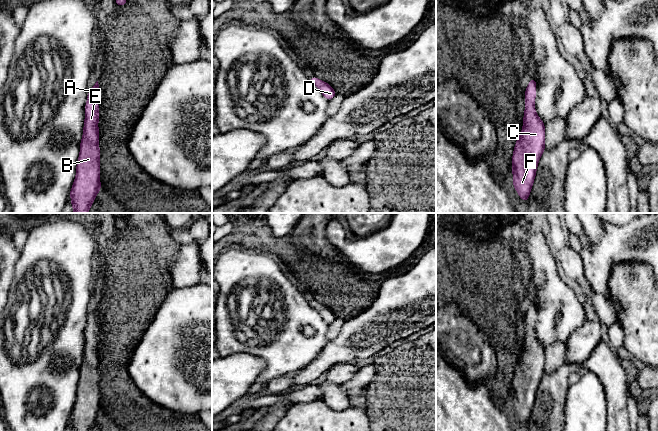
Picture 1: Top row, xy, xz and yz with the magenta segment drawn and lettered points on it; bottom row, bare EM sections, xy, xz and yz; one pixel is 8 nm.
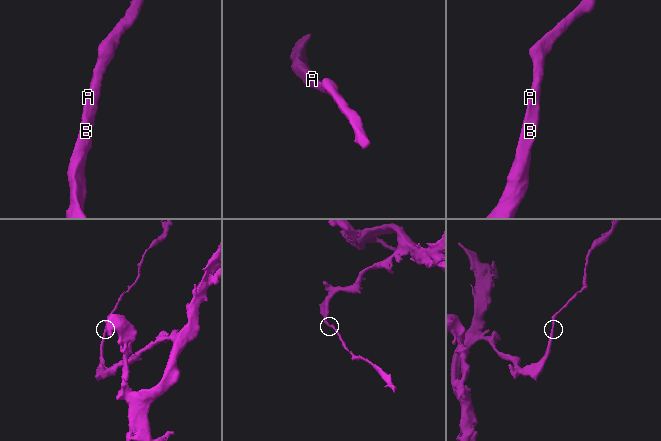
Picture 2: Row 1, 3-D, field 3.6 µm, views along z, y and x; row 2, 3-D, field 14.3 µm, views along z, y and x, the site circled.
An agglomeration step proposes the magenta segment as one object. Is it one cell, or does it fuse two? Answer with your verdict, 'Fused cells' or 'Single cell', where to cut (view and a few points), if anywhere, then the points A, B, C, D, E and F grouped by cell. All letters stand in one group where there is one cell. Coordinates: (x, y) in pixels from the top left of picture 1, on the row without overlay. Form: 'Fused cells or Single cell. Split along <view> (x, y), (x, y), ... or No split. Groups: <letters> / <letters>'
Single cell. No split. Groups: A B C D E F

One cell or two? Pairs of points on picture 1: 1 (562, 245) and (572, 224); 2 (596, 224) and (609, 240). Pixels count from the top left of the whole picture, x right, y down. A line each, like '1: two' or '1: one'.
1: two
2: two

